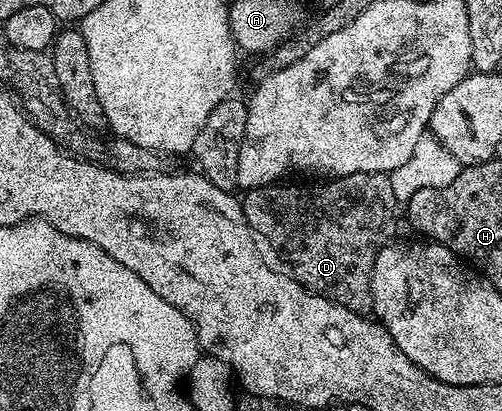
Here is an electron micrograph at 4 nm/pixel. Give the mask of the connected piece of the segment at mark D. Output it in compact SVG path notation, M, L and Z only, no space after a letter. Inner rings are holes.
M384 174L341 176L329 184L332 185L328 192L300 193L296 188L277 187L276 196L267 196L264 190L245 191L242 196L244 217L257 237L265 236L284 255L291 275L299 284L346 306L351 312L368 314L372 312L370 282L374 274L374 258L378 258L384 245L393 239L392 231L396 228L398 201L394 198L394 186Z

